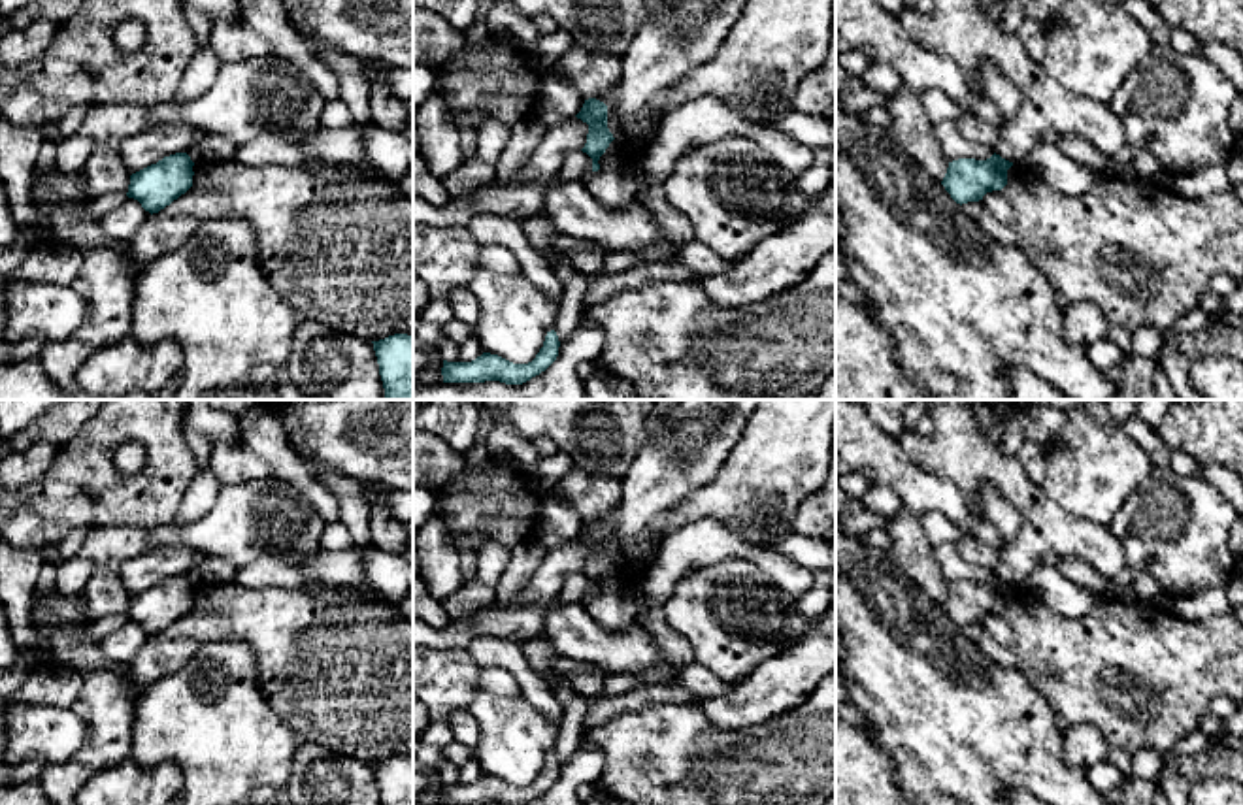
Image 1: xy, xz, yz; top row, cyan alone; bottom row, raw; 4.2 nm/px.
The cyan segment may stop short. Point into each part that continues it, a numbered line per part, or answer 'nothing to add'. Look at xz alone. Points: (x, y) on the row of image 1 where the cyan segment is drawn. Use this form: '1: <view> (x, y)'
nothing to add

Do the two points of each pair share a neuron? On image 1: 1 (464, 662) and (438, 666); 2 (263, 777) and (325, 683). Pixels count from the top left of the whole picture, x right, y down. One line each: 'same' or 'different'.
1: same
2: different

